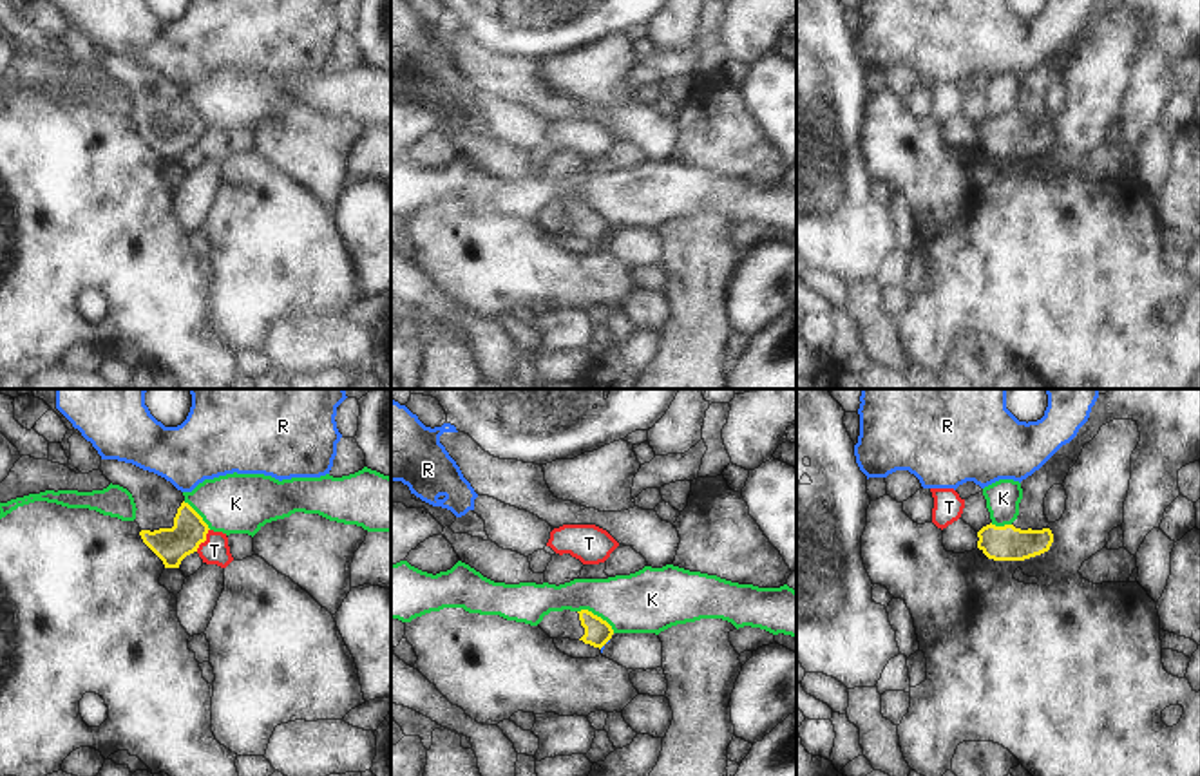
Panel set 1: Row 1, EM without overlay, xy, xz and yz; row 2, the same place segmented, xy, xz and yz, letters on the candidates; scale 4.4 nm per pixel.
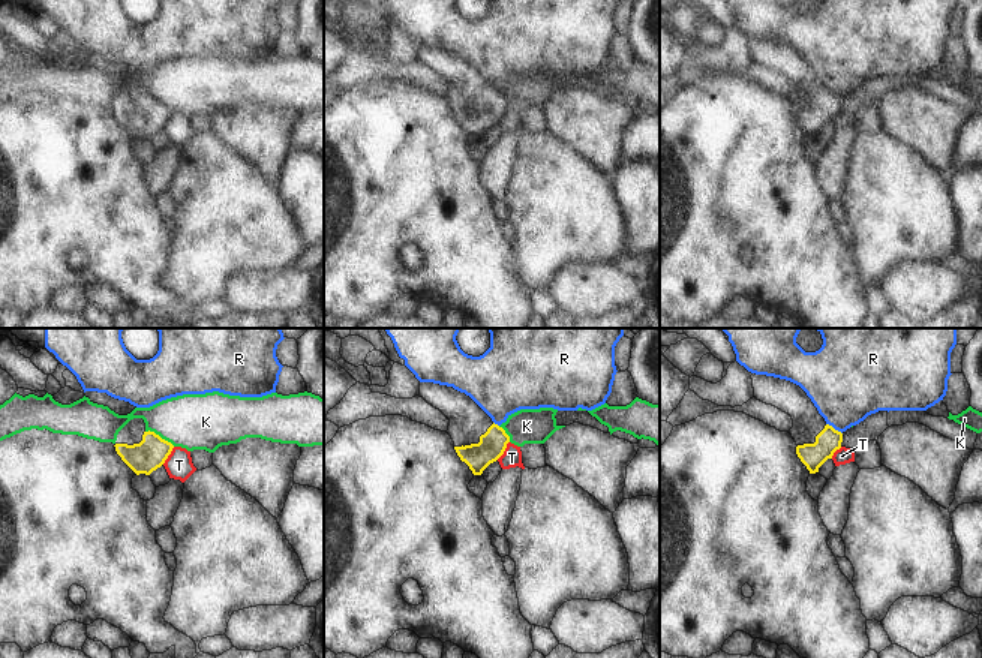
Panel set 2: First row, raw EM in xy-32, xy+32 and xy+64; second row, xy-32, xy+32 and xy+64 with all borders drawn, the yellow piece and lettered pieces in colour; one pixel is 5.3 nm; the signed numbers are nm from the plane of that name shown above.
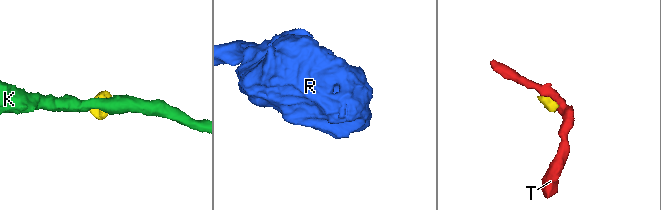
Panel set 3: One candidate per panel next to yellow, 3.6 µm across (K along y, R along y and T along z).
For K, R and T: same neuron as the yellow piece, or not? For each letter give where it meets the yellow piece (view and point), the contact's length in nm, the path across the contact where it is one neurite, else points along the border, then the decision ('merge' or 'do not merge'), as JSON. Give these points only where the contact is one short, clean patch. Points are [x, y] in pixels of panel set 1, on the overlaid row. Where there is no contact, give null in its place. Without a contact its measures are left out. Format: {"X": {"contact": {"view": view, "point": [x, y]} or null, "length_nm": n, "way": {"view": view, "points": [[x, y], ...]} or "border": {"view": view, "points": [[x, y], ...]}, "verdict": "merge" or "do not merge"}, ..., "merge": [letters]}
{"K": {"contact": {"view": "xz", "point": [596, 615]}, "length_nm": 190, "border": {"view": "xz", "points": [[578, 610], [600, 615], [614, 632]]}, "verdict": "do not merge"}, "R": {"contact": {"view": "xz", "point": [603, 644]}, "length_nm": 60, "border": {"view": "xz", "points": [[609, 639], [600, 648]]}, "verdict": "do not merge"}, "T": {"contact": {"view": "xy", "point": [205, 539]}, "length_nm": 120, "border": {"view": "xy", "points": [[209, 529], [207, 538], [196, 550]]}, "verdict": "do not merge"}, "merge": []}

